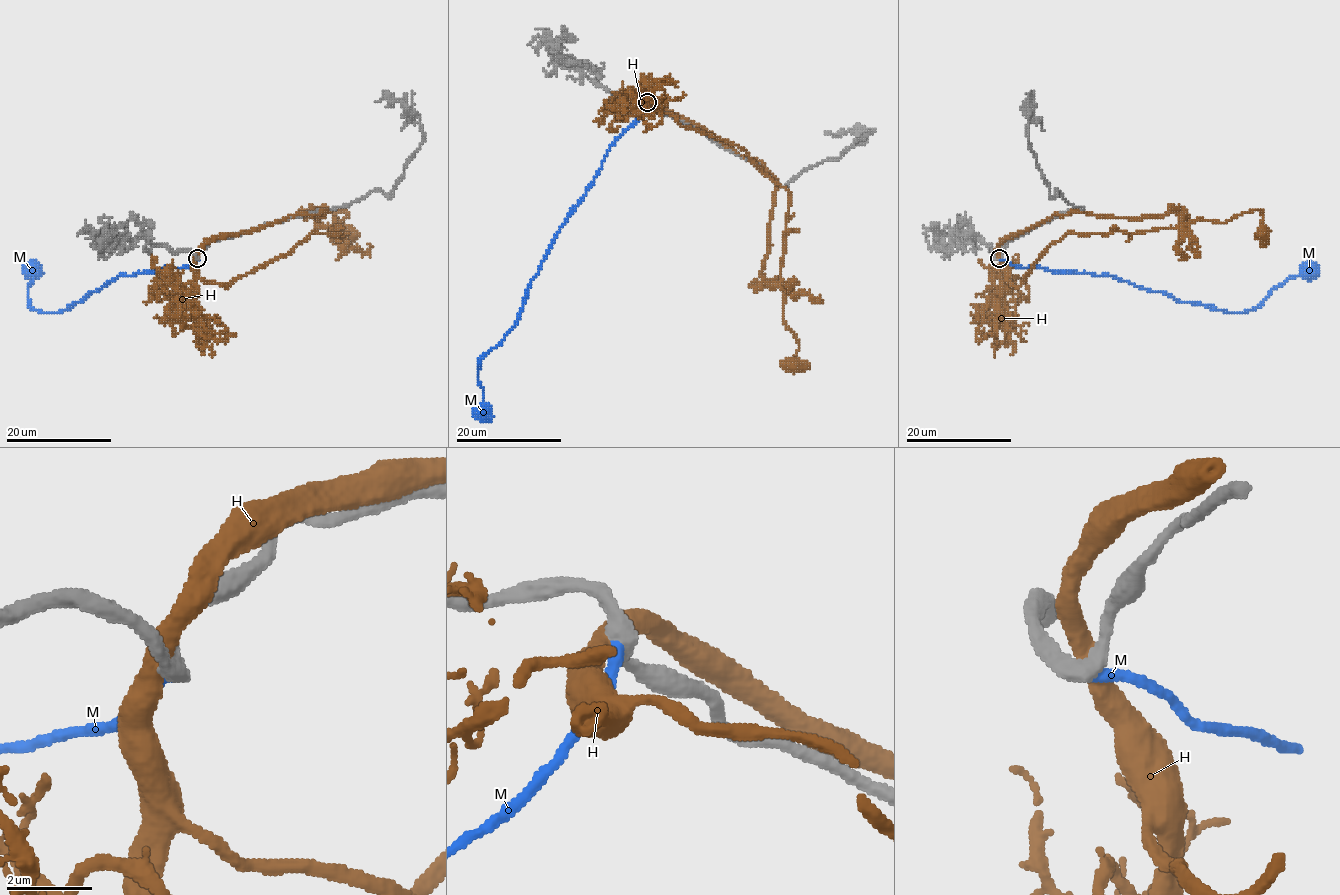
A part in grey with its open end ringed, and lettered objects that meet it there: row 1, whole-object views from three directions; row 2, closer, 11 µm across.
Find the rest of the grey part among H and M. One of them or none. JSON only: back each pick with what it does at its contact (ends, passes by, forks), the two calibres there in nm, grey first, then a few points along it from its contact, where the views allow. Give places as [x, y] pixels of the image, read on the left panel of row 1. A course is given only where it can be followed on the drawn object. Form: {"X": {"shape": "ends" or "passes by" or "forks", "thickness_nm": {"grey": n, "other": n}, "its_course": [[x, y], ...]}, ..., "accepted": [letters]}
{"M": {"shape": "ends", "thickness_nm": {"grey": 400, "other": 280}, "its_course": [[198, 259], [178, 268], [120, 275], [50, 313], [31, 306], [29, 268]]}, "accepted": ["M"]}

